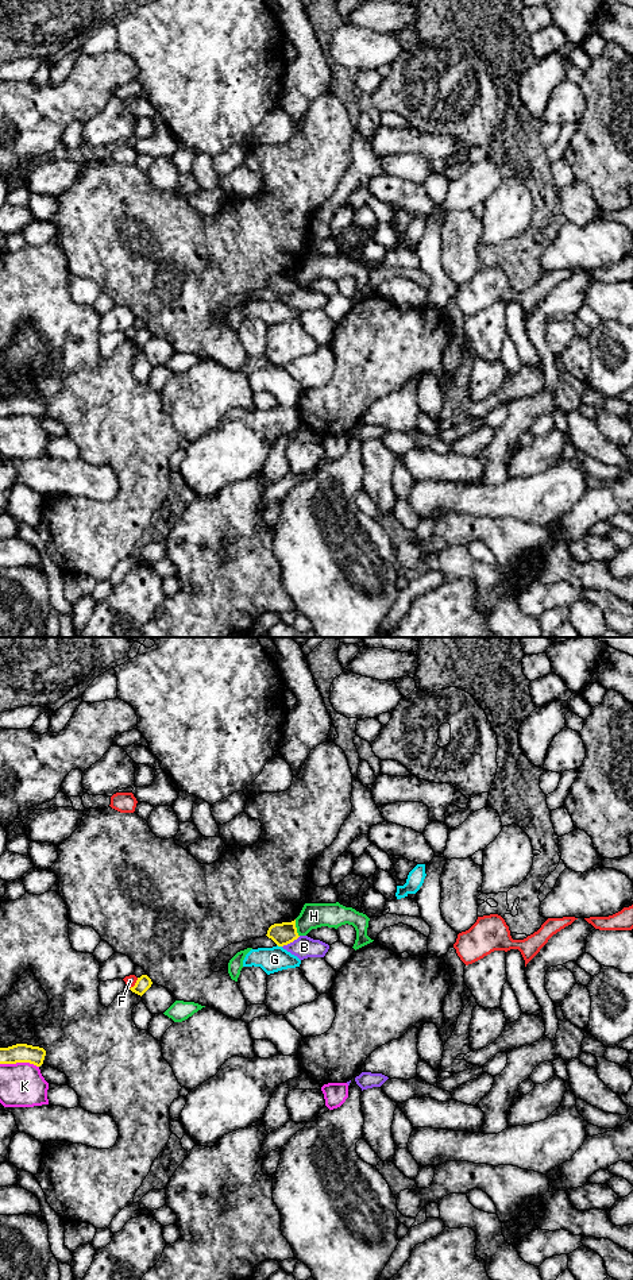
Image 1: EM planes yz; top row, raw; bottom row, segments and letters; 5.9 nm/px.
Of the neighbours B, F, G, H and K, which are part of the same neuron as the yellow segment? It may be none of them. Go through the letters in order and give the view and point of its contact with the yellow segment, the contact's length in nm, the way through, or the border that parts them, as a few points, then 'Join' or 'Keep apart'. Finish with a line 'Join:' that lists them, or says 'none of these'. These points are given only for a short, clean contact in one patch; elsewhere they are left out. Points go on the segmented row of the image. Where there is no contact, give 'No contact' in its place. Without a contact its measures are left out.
B: Touches yellow at yz (290, 941). Shared border 130 nm. Boundary: yz (300, 936), (282, 947). Keep apart
F: Touches yellow at yz (135, 983). Shared border 90 nm. Keep apart
G: Touches yellow at yz (280, 945). Shared border 40 nm. Keep apart
H: Touches yellow at yz (296, 928). Shared border 110 nm. Boundary: yz (294, 920), (298, 936). Keep apart
K: Touches yellow at yz (19, 1061). Shared border 240 nm. Boundary: yz (0, 1063), (33, 1063), (38, 1067). Keep apart
Join: none of these

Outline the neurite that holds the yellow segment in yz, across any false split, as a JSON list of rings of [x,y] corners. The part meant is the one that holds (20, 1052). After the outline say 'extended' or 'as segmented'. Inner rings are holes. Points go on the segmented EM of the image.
[[[16,1044],[8,1048],[0,1048],[0,1064],[30,1063],[36,1067],[43,1064],[46,1050],[39,1046]]]; as segmented

